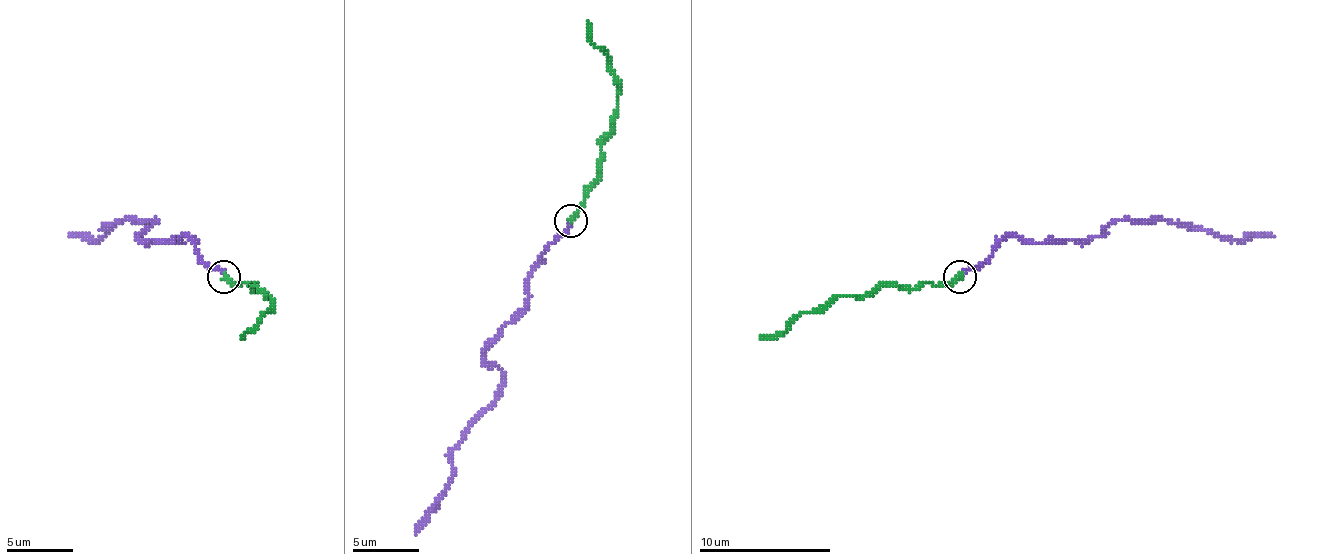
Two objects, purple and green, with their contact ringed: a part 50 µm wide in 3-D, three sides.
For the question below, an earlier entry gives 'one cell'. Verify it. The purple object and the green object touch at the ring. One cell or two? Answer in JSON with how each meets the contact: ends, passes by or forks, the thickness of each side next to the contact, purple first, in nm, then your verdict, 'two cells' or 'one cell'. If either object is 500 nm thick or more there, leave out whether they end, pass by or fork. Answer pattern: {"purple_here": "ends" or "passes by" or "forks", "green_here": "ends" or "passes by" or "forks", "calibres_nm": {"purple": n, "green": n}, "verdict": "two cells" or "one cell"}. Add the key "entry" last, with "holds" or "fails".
{"purple_here": "ends", "green_here": "ends", "calibres_nm": {"purple": 200, "green": 300}, "verdict": "one cell", "entry": "holds"}

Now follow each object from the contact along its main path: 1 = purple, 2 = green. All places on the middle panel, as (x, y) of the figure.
1: (571, 223), (531, 266), (528, 302), (485, 352), (501, 372), (501, 395), (452, 451), (445, 495), (415, 534)
2: (571, 220), (598, 176), (601, 140), (611, 130), (621, 87), (611, 60), (591, 41), (588, 21)

